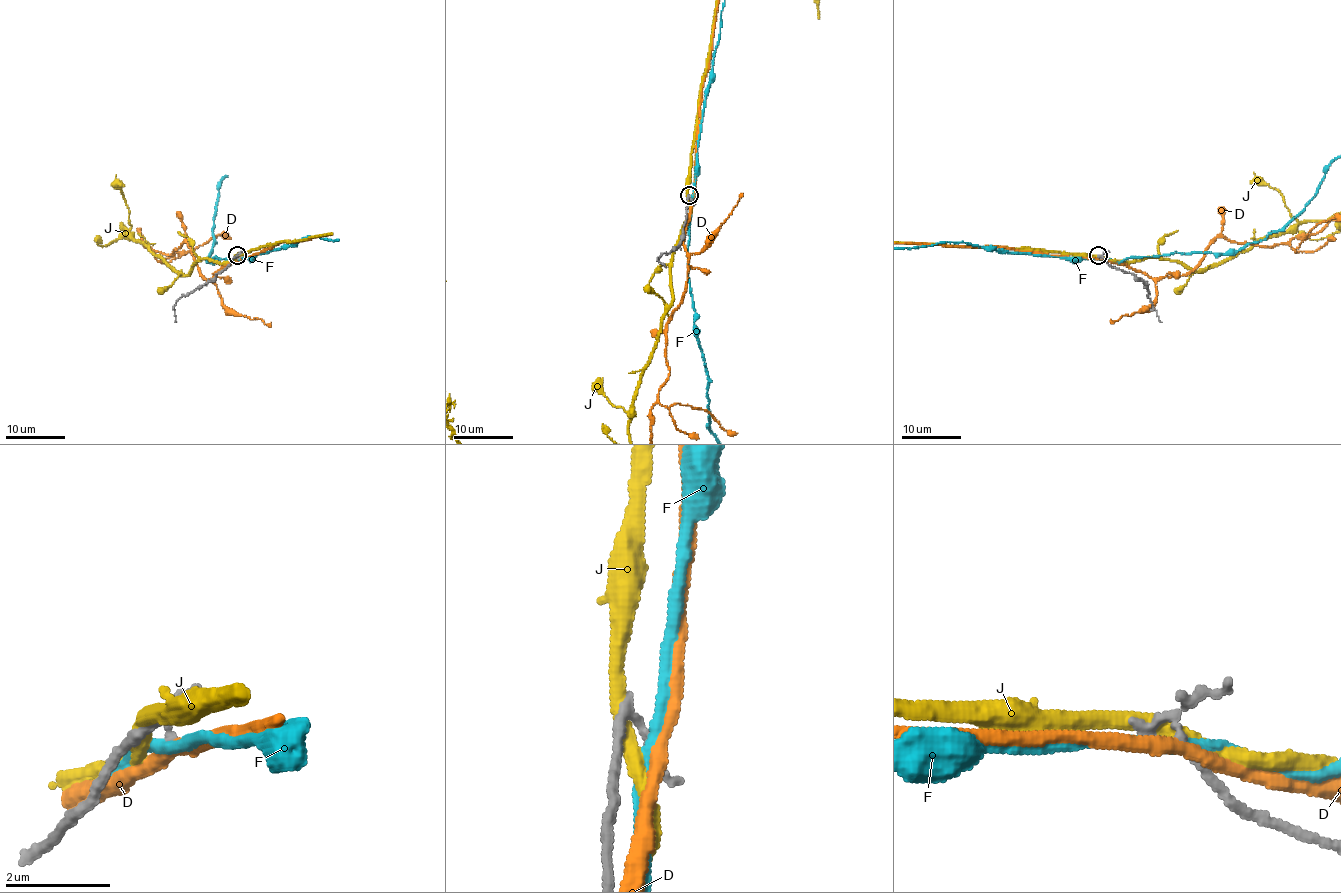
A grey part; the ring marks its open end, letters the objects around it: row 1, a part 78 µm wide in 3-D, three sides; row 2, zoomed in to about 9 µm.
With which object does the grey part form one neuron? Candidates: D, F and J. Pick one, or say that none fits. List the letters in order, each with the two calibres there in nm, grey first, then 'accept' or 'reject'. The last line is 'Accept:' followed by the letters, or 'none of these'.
D: 120/260 nm | reject
F: 120/190 nm | reject
J: 170/300 nm | reject
Accept: none of these

